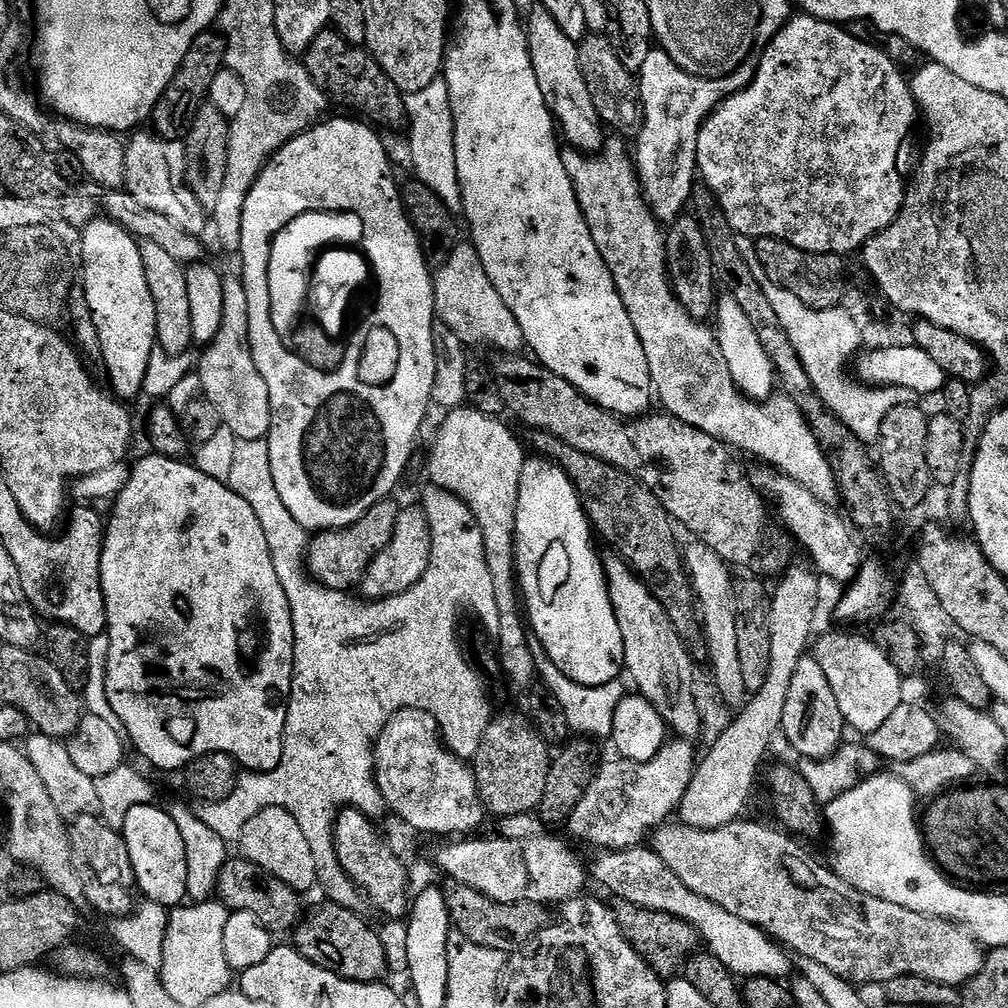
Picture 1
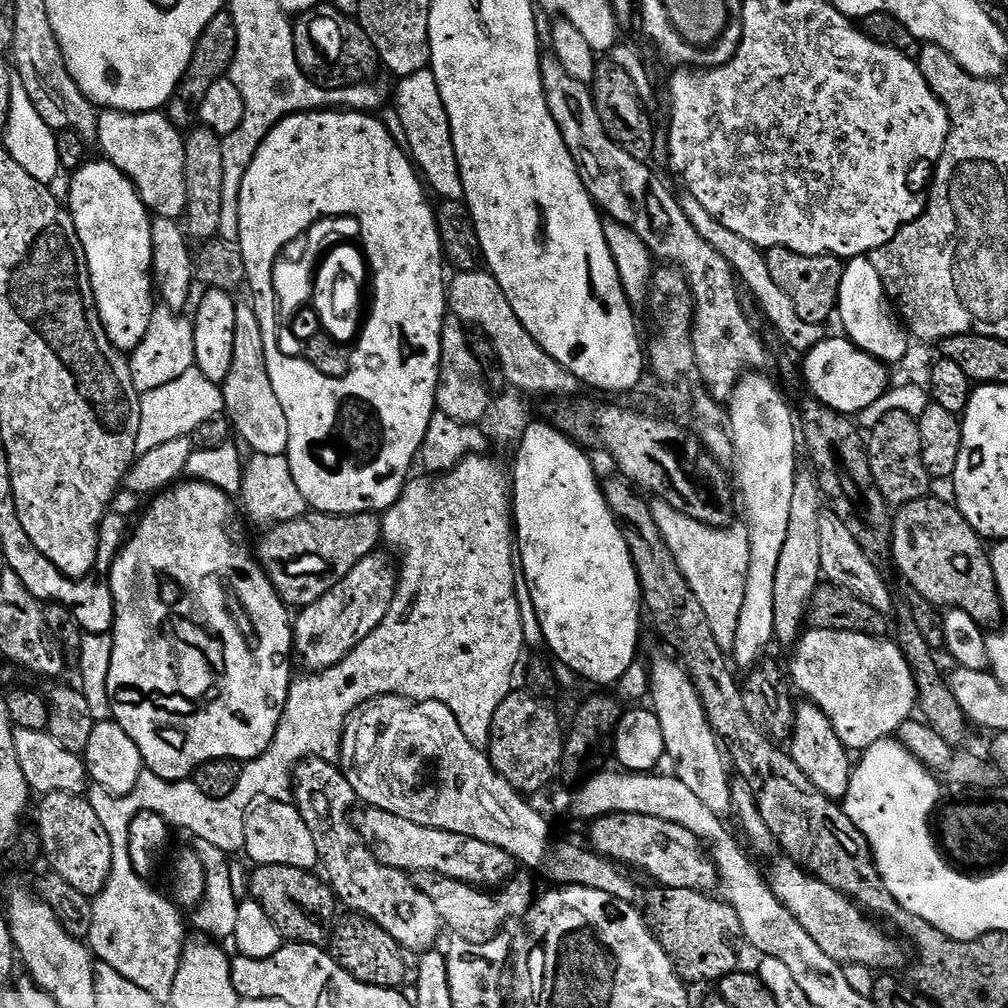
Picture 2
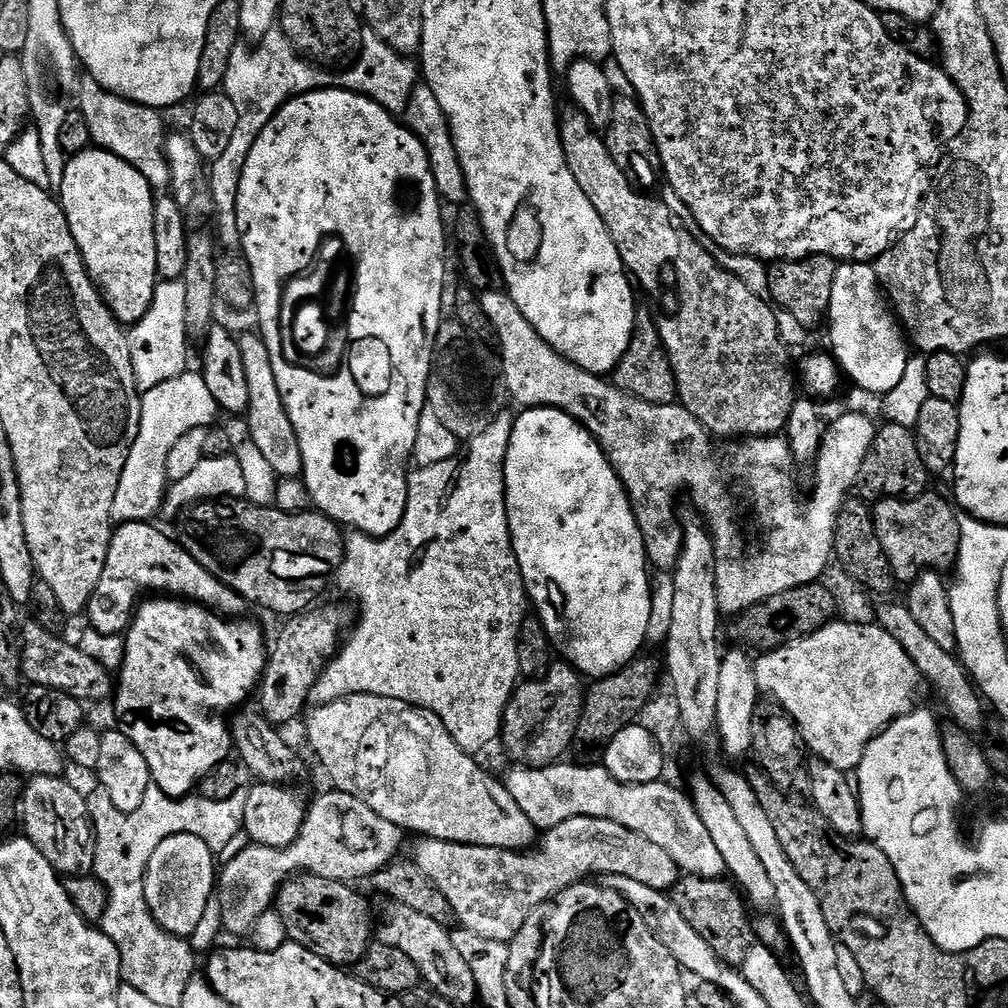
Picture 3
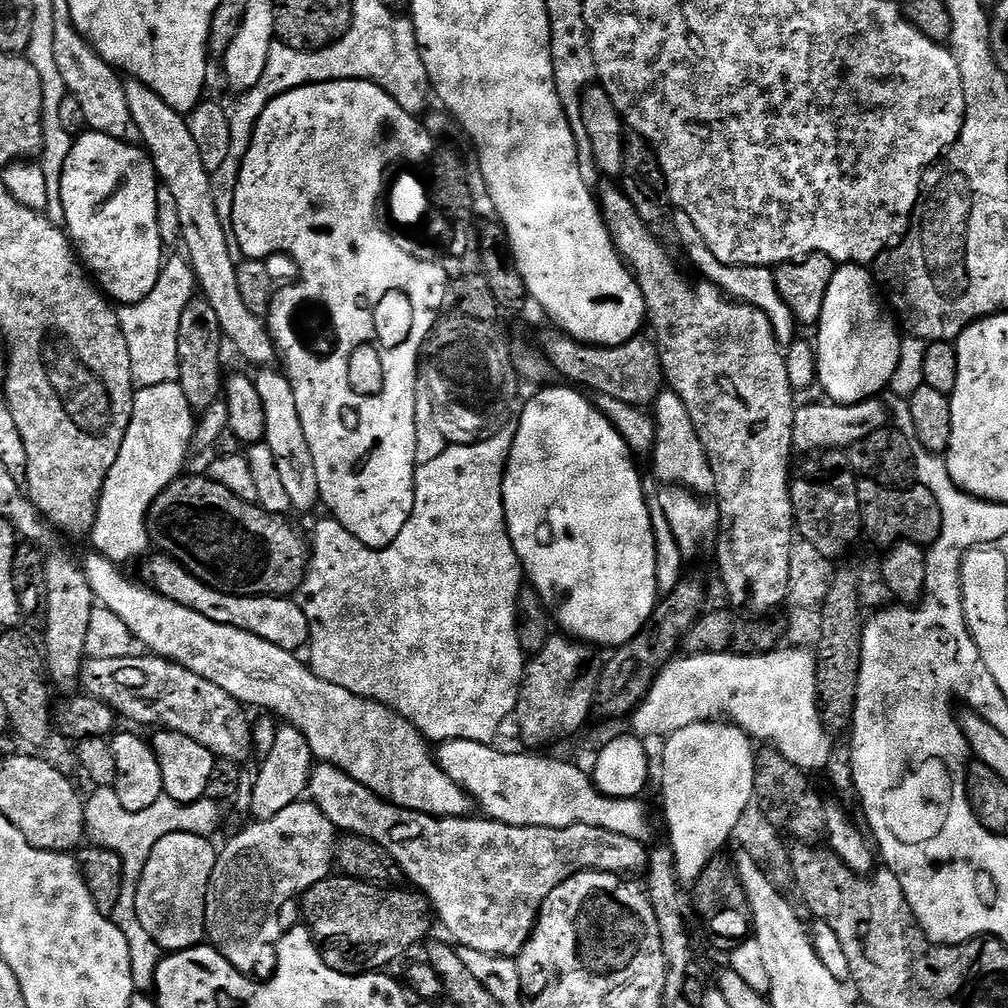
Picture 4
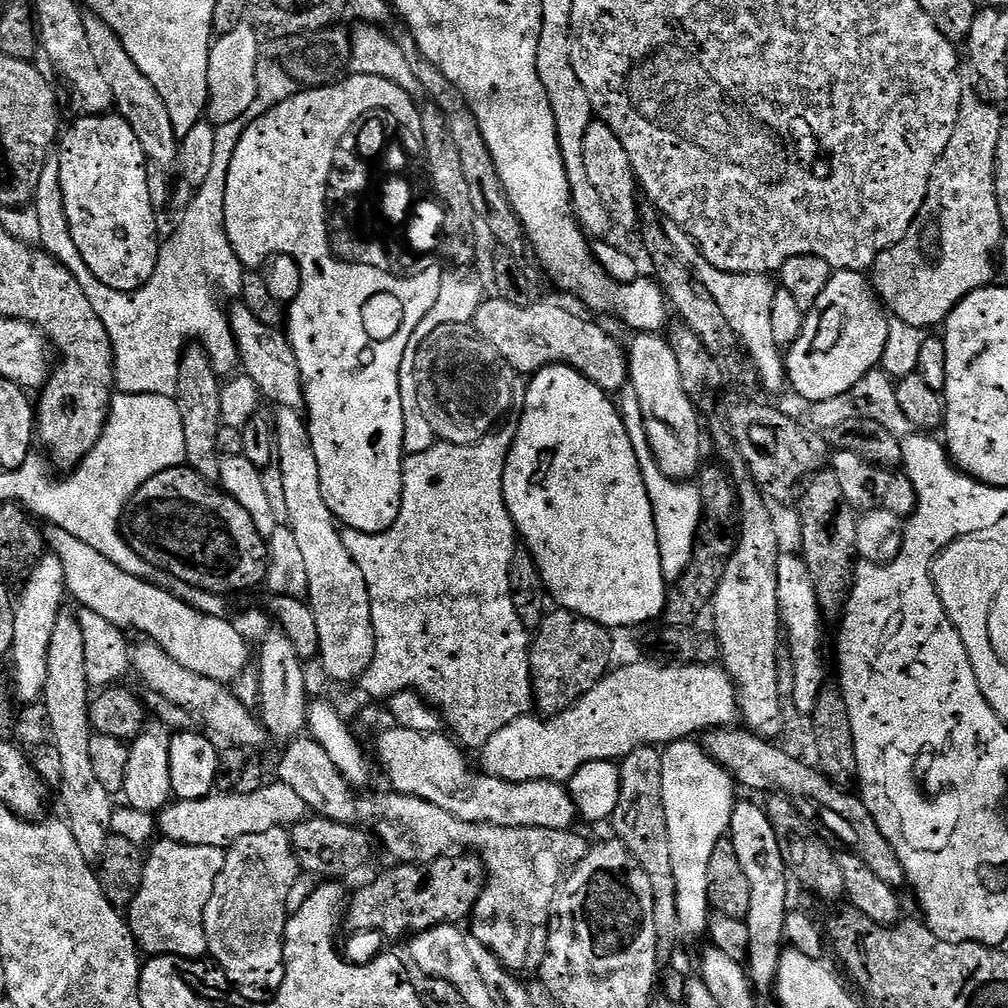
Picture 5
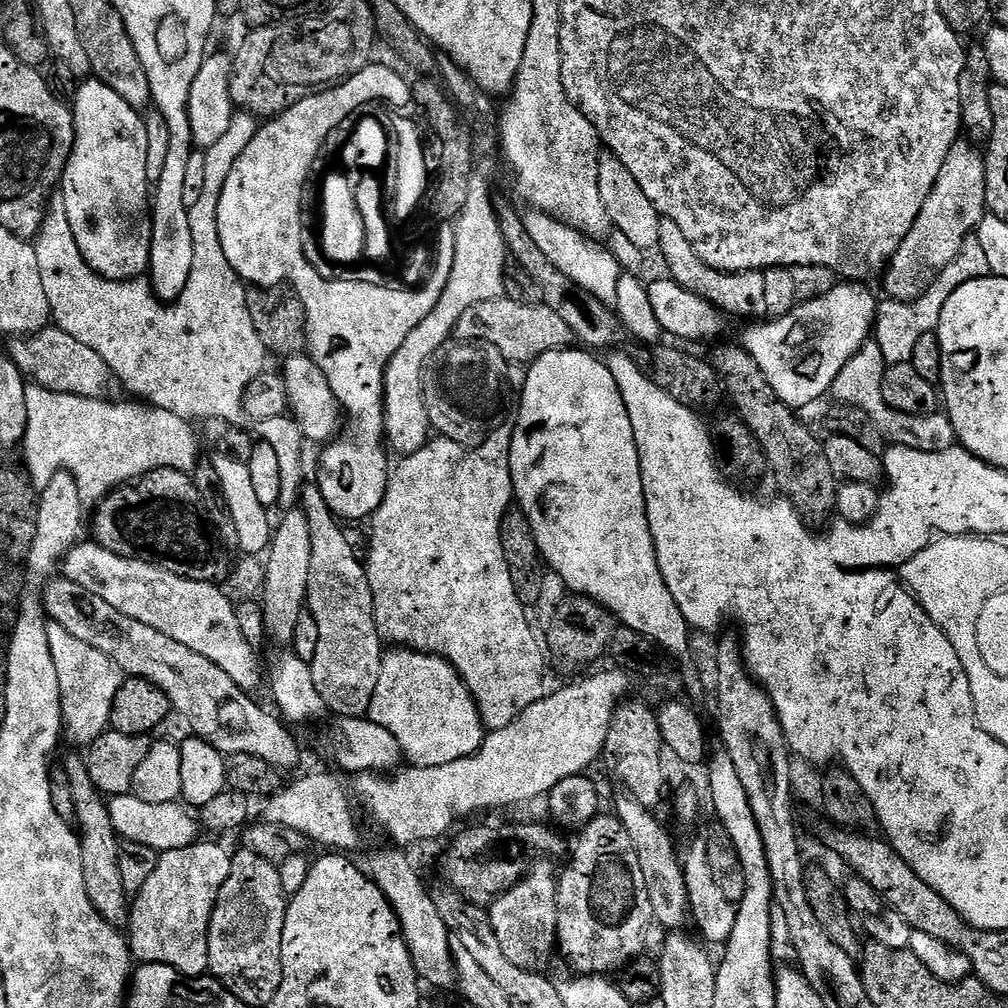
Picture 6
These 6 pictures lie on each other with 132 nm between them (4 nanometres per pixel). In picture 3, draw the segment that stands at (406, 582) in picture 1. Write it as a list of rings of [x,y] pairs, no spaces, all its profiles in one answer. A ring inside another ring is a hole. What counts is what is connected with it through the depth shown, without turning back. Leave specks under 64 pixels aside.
[[[330,604],[322,609],[315,607],[291,617],[277,642],[271,649],[270,659],[261,677],[259,709],[264,718],[274,726],[288,724],[305,711],[306,700],[312,696],[313,686],[327,667],[328,661],[339,651],[341,634],[353,625],[351,610],[342,604]]]

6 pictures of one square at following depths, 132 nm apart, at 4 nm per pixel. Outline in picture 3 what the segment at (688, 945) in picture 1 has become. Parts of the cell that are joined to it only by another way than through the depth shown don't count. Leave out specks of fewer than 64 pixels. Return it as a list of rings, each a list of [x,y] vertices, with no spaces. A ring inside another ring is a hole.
[[[684,874],[677,880],[670,895],[678,910],[686,914],[686,922],[690,922],[690,926],[694,926],[694,930],[706,938],[710,950],[714,950],[722,962],[733,966],[743,965],[754,943],[754,920],[748,917],[749,905],[735,883],[724,878],[715,880]]]

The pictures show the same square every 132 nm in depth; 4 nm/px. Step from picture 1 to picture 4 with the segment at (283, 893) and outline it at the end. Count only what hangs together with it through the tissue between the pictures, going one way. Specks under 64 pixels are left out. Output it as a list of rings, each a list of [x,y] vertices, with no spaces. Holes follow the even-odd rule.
[[[333,874],[303,893],[302,920],[322,942],[326,966],[347,976],[372,974],[387,969],[387,964],[402,959],[415,944],[423,945],[429,939],[434,913],[427,896],[411,887],[400,887],[367,884],[352,876]]]

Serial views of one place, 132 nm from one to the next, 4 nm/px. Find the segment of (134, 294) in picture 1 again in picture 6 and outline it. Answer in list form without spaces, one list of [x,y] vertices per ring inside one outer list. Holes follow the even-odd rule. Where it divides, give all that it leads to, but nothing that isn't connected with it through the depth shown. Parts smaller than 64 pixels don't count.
[[[88,78],[77,87],[76,99],[71,101],[74,118],[74,146],[64,168],[62,195],[66,202],[66,218],[74,230],[74,242],[82,258],[105,280],[134,280],[148,271],[152,245],[150,215],[150,183],[146,176],[145,117],[125,102],[101,80]]]

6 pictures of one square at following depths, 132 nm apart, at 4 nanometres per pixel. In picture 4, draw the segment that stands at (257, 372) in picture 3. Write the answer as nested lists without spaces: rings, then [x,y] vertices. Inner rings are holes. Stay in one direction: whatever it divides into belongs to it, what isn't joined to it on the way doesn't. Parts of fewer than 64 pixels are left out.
[[[264,366],[255,373],[254,383],[262,407],[266,410],[266,434],[264,443],[270,446],[278,466],[279,477],[287,491],[292,508],[297,512],[308,512],[321,503],[318,490],[318,470],[314,470],[314,454],[310,454],[310,442],[306,442],[306,430],[302,430],[302,418],[298,418],[298,402],[294,402],[294,390],[283,371]]]

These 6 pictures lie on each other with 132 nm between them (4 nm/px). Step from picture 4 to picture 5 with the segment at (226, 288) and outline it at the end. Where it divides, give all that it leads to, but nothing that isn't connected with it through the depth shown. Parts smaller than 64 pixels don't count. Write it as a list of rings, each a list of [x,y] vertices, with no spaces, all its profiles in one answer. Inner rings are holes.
[[[91,14],[85,15],[84,25],[98,71],[102,78],[106,78],[106,83],[112,91],[115,111],[123,120],[130,122],[130,130],[138,134],[138,142],[142,142],[142,150],[149,161],[164,169],[171,169],[180,158],[180,140],[174,130],[174,122],[170,122],[170,110],[166,110],[166,102],[158,98],[158,90],[154,90],[150,78],[146,78],[142,70],[138,70],[134,58],[126,54],[126,46],[122,46],[118,34],[114,34],[114,30],[110,30],[110,26],[102,22],[102,18]],[[243,302],[233,303],[228,312],[229,326],[236,339],[239,367],[243,375],[254,378],[254,386],[258,386],[261,397],[265,401],[273,400],[276,408],[305,407],[304,383],[298,370],[298,358],[294,358],[292,343],[280,328],[266,326],[266,322],[258,322],[254,314]]]

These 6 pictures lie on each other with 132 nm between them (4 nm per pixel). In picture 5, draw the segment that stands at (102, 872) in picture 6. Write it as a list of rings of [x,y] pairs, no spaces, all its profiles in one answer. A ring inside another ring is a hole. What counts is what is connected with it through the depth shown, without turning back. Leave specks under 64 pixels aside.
[[[68,610],[61,611],[50,634],[50,654],[46,654],[46,686],[42,703],[48,715],[50,743],[56,747],[62,761],[62,782],[58,786],[60,800],[64,803],[63,819],[68,825],[82,858],[90,865],[99,865],[106,850],[106,842],[113,835],[113,793],[100,784],[90,759],[92,723],[88,714],[90,685],[86,674],[86,642],[82,638],[82,626]]]

